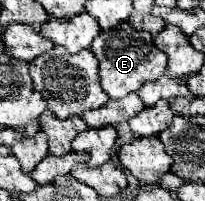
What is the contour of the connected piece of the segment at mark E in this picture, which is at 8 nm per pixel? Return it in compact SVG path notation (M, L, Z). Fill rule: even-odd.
M130 22L120 24L120 28L112 28L112 32L100 32L90 50L94 56L100 60L100 84L102 90L118 100L124 98L130 92L136 92L144 82L148 80L158 80L166 72L166 56L152 44L152 34L144 30L132 28Z

